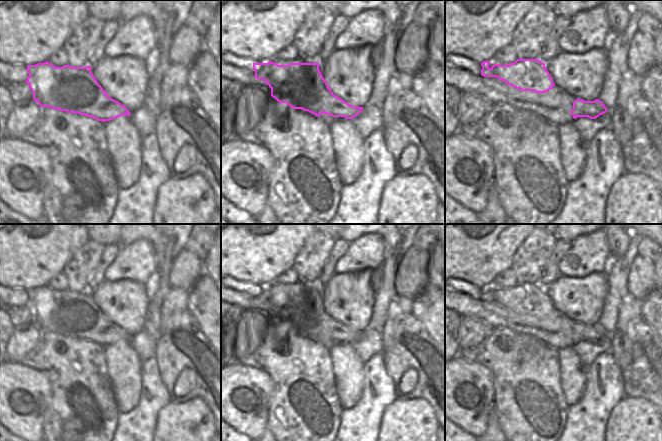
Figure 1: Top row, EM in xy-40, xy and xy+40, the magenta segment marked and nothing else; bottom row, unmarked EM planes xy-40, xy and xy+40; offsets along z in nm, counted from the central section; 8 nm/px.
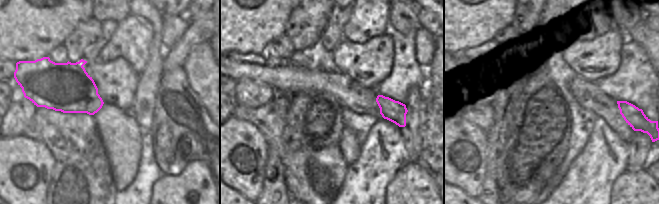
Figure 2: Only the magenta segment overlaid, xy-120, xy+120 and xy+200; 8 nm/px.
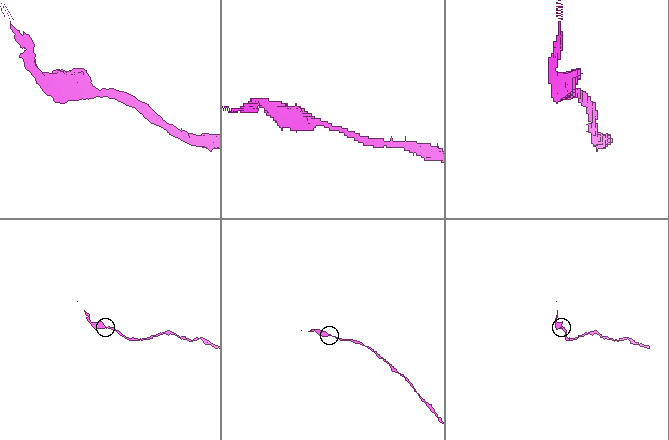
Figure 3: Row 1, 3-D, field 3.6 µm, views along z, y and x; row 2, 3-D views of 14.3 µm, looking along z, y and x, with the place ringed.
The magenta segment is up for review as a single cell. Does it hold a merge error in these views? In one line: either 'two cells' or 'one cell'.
one cell

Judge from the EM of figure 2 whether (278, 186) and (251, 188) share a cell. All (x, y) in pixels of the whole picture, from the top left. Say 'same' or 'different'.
different

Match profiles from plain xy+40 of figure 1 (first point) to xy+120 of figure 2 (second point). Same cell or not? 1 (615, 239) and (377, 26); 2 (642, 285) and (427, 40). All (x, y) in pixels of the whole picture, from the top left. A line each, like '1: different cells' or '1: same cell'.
1: different cells
2: same cell

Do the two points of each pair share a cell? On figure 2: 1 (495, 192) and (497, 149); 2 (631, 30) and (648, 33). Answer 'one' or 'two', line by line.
1: one
2: one

